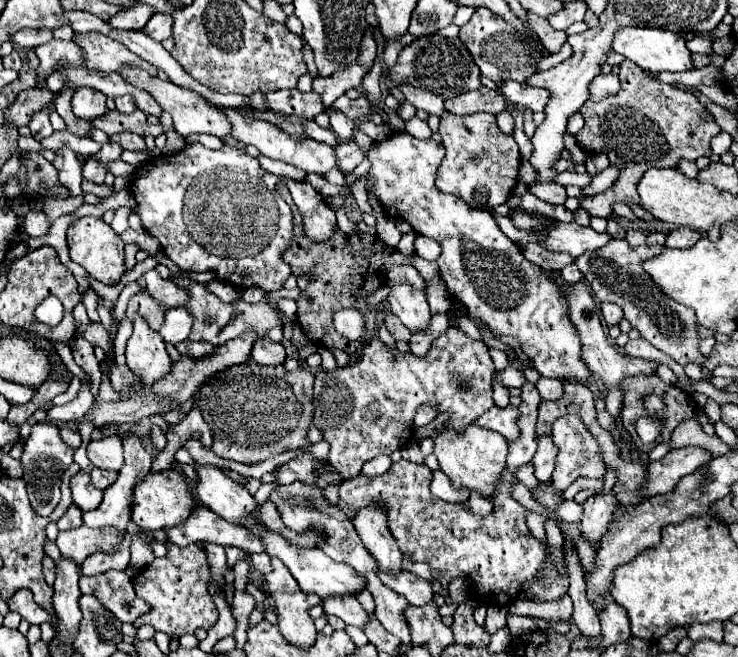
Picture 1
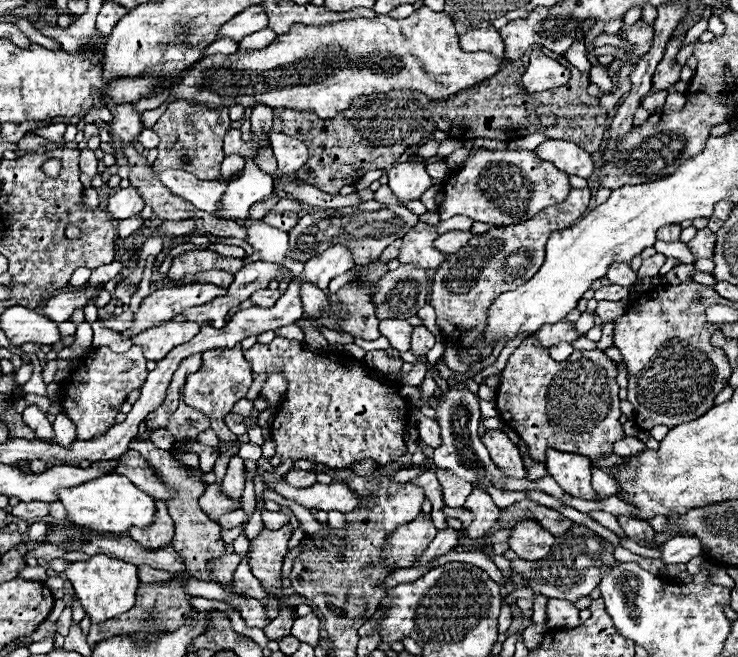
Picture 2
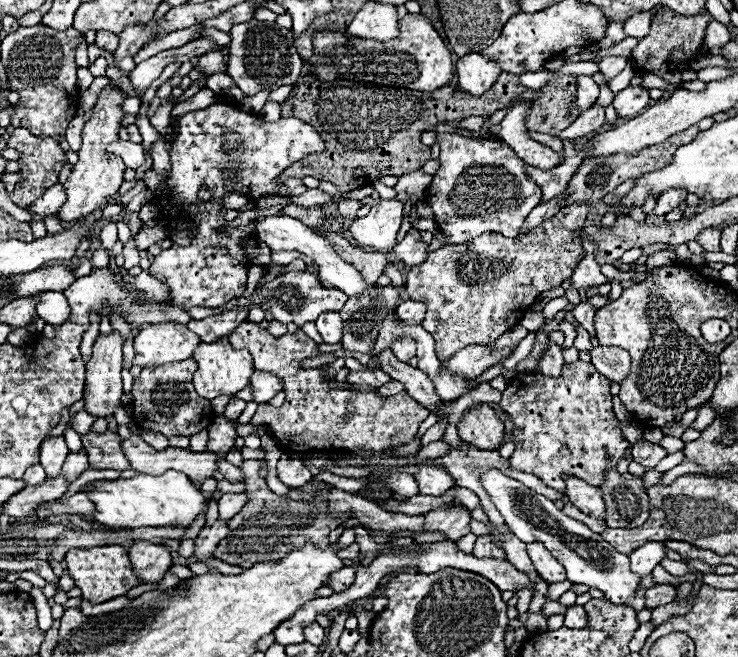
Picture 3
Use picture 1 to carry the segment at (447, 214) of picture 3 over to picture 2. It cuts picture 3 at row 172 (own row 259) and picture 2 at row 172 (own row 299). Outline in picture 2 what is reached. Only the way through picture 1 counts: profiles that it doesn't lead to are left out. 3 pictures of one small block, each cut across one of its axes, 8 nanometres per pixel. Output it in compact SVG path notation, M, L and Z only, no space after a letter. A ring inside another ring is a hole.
M474 146L460 170L444 182L440 220L460 214L490 226L520 224L534 218L544 208L564 202L568 192L568 174L556 170L550 162L540 160L532 150L486 150Z

